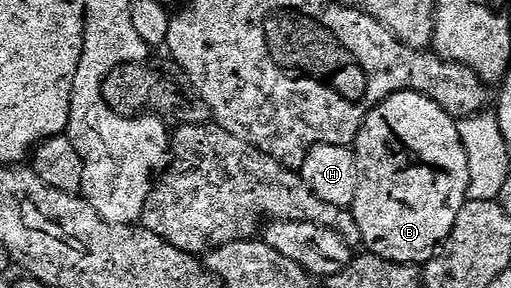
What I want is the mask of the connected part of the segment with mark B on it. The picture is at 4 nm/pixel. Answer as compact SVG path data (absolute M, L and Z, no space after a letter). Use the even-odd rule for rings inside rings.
M396 93L385 100L382 105L369 112L361 128L361 133L357 136L355 152L357 154L357 190L351 208L355 215L355 223L359 223L361 245L368 252L388 261L394 261L400 265L424 266L425 262L433 258L434 253L445 244L445 240L451 235L451 231L455 227L455 219L459 219L459 211L465 206L469 195L471 171L467 167L467 151L460 135L460 124L451 114L443 111L443 107L439 103L435 103L423 95L418 93Z

